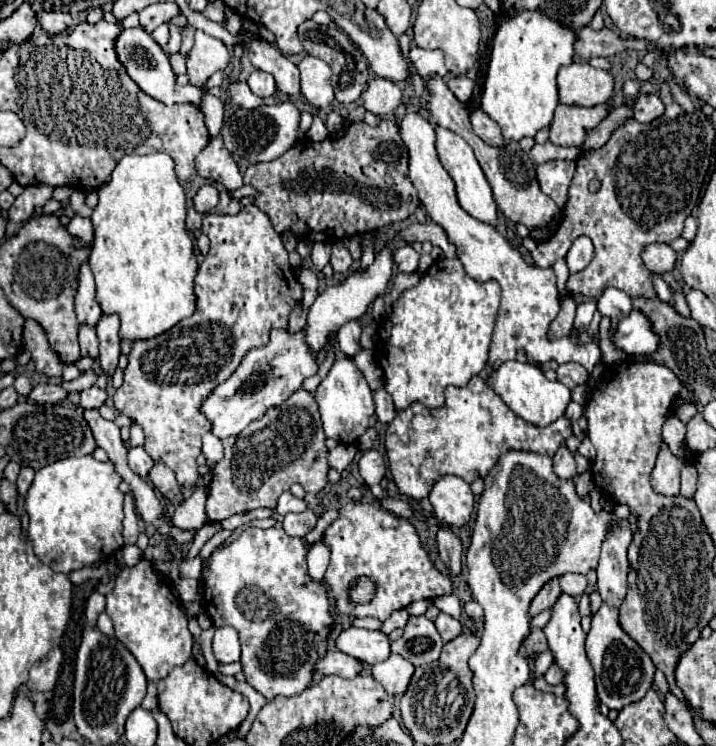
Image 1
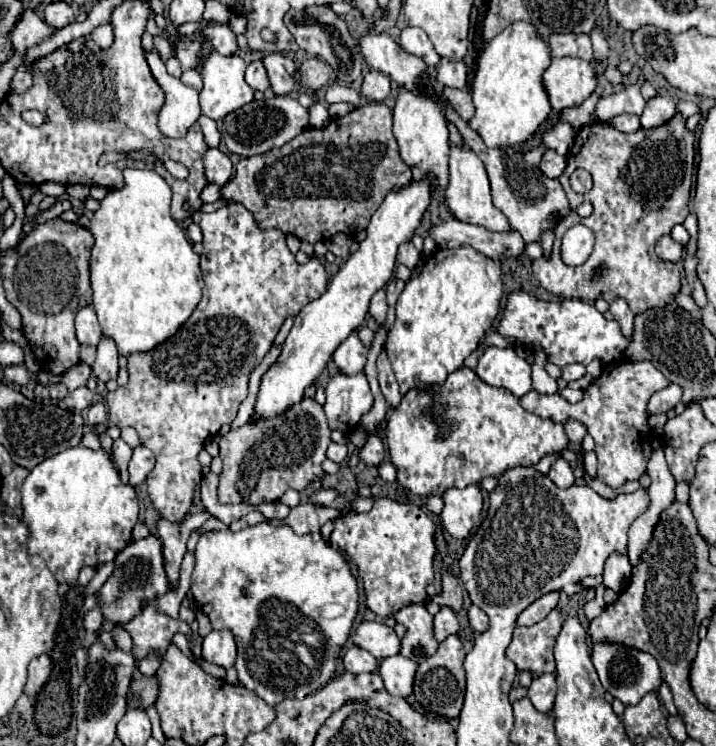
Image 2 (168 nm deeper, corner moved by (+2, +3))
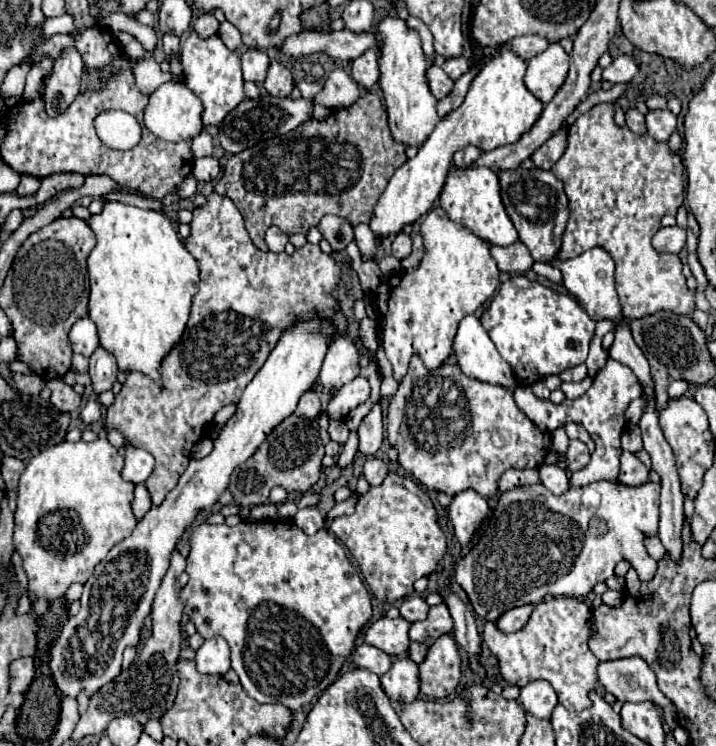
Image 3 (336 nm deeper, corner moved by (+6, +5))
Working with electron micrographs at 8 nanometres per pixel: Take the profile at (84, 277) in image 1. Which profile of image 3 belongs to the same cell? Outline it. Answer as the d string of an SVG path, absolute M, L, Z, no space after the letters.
M89 317L79 319L69 331L69 343L71 343L73 353L81 353L85 357L91 357L91 353L99 347L95 323Z

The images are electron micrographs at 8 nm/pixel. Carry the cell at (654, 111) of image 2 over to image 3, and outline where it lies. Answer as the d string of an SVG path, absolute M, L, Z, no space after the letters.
M669 109L649 111L649 113L647 113L647 133L649 133L655 141L667 143L675 129L677 129L677 117L675 117Z

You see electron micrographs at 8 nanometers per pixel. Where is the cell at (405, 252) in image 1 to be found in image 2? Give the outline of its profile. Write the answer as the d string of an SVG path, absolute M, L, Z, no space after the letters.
M409 241L409 243L403 243L403 245L399 247L397 263L401 263L401 265L405 265L405 267L413 269L413 267L419 263L419 259L421 259L421 253L413 247L413 243L411 243L411 241Z

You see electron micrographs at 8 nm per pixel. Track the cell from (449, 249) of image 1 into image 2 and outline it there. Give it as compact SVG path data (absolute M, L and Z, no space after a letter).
M455 217L449 221L435 223L429 229L429 235L441 249L455 249L455 247L471 245L479 253L483 253L495 261L505 259L505 257L517 257L523 253L523 247L525 247L523 237L513 229L495 233L495 231L487 231L485 227L479 227L479 225L463 223Z

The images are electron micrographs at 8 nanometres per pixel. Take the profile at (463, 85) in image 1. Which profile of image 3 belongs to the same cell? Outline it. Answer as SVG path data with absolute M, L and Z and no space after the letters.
M453 57L453 59L441 61L441 67L443 67L443 71L455 81L455 79L459 79L459 77L469 69L469 63L467 63L465 57Z

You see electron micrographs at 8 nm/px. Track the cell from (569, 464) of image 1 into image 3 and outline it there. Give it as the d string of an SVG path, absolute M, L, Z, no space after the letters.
M541 465L539 479L553 495L563 495L569 489L567 473L563 469L559 469L557 465Z

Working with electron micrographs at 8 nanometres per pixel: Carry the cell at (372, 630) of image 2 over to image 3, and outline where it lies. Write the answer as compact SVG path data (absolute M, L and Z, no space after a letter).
M381 617L365 631L365 643L383 649L389 655L403 655L409 649L409 627L411 623L403 617L389 619Z

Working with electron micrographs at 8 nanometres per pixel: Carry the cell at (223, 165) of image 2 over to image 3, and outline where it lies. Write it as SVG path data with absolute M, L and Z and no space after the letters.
M215 157L195 159L193 175L197 177L197 181L213 181L219 175L219 161Z

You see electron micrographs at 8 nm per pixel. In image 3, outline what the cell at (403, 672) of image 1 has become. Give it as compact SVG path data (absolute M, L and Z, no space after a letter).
M411 659L393 661L391 669L381 675L385 693L401 703L413 703L419 695L419 667Z

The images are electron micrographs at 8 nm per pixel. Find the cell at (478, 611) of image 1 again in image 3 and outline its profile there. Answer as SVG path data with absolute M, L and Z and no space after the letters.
M575 597L543 599L535 605L527 625L515 633L501 633L495 625L483 627L483 643L499 661L501 677L517 687L531 681L545 679L557 693L557 699L569 711L583 711L591 707L589 693L599 691L597 665L599 659L591 653L587 641L591 639L591 607Z

